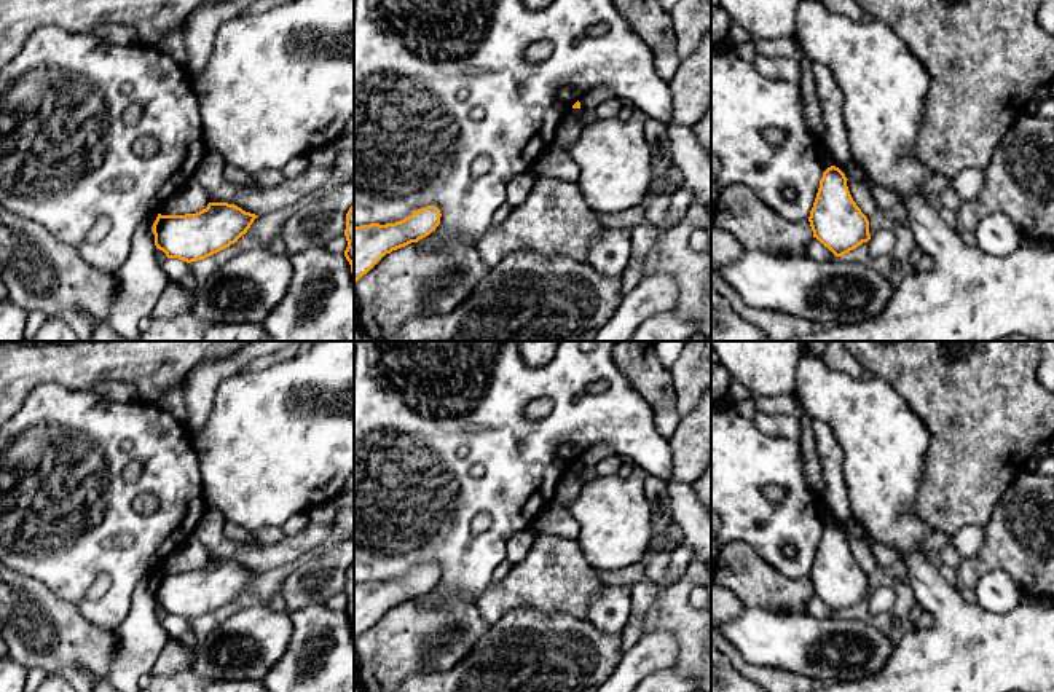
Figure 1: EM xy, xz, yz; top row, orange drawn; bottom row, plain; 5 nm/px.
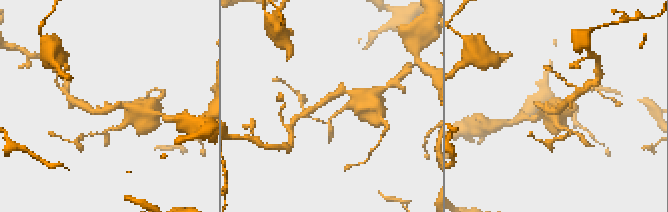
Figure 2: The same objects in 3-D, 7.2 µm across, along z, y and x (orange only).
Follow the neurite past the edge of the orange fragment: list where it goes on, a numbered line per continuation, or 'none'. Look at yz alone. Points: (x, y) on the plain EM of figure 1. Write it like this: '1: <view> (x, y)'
none

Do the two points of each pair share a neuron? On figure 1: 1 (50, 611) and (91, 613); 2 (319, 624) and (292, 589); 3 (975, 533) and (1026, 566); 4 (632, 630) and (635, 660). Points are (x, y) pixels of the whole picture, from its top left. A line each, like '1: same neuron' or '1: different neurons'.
1: different neurons
2: different neurons
3: different neurons
4: different neurons

